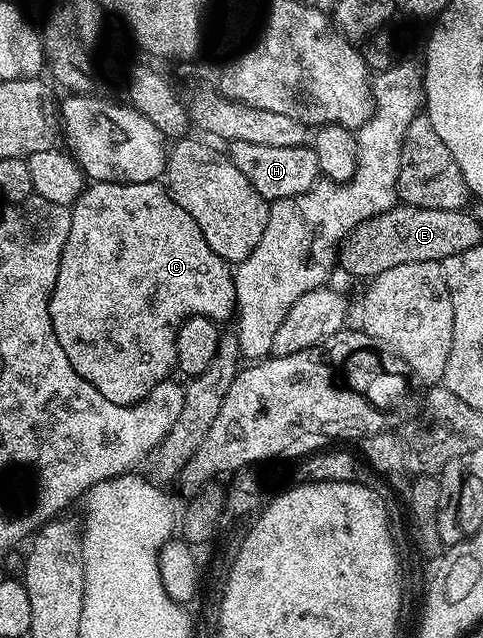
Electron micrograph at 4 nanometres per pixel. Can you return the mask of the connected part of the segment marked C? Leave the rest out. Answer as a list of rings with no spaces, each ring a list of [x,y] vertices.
[[[91,181],[84,188],[82,195],[70,206],[71,222],[69,223],[69,239],[65,239],[65,251],[61,251],[61,267],[57,271],[57,283],[49,299],[49,315],[53,323],[53,331],[57,335],[57,343],[61,343],[61,351],[69,355],[69,363],[81,379],[93,383],[109,403],[118,405],[136,405],[144,401],[157,387],[157,383],[168,380],[176,368],[177,343],[175,334],[183,326],[188,317],[209,317],[216,323],[223,323],[226,317],[234,318],[237,313],[235,303],[235,274],[232,266],[223,261],[222,257],[215,254],[205,241],[200,227],[188,211],[179,207],[171,198],[166,184],[159,181],[149,183],[113,183],[112,181]]]

